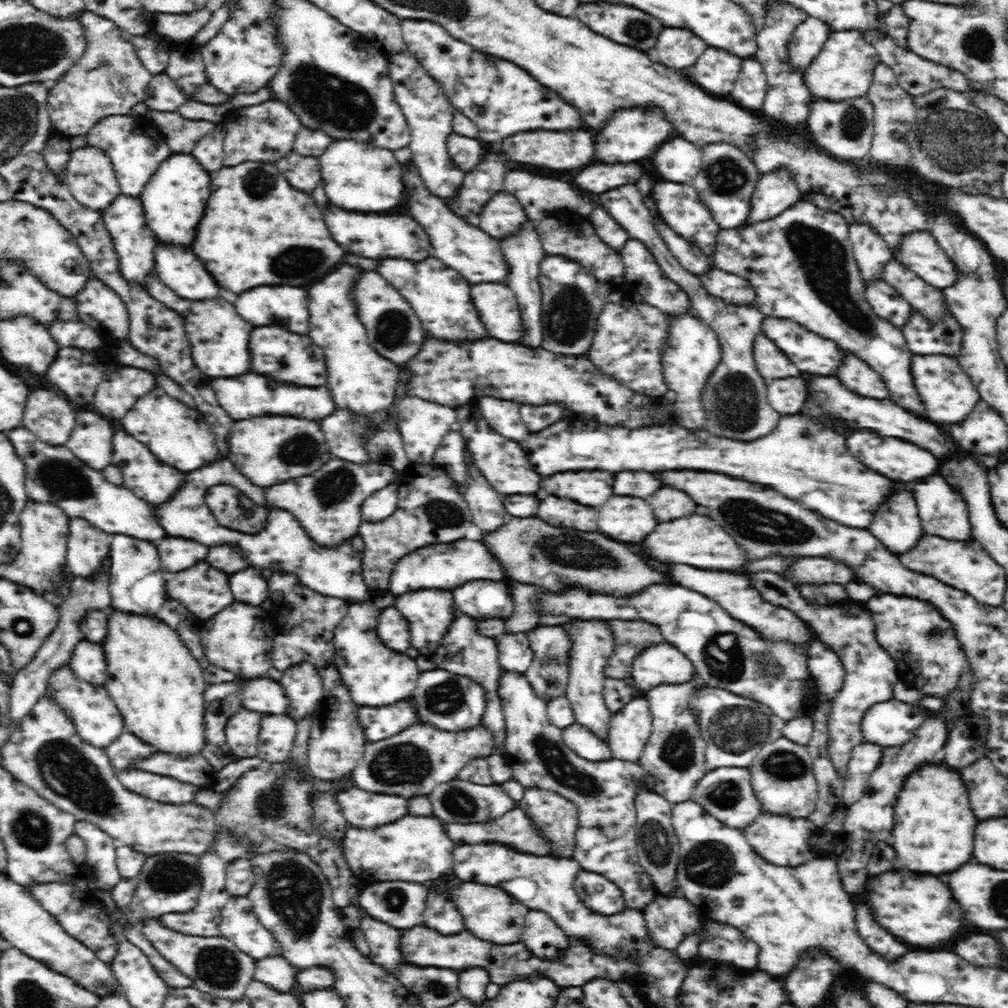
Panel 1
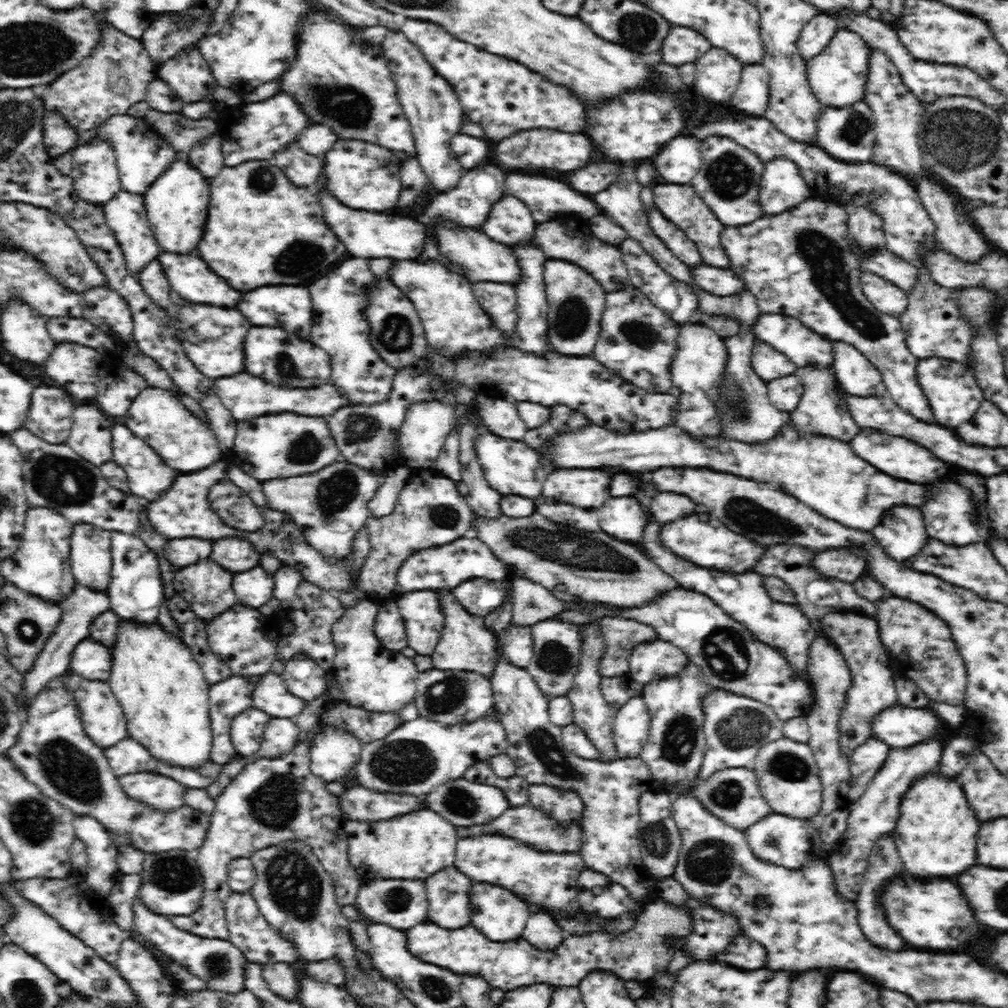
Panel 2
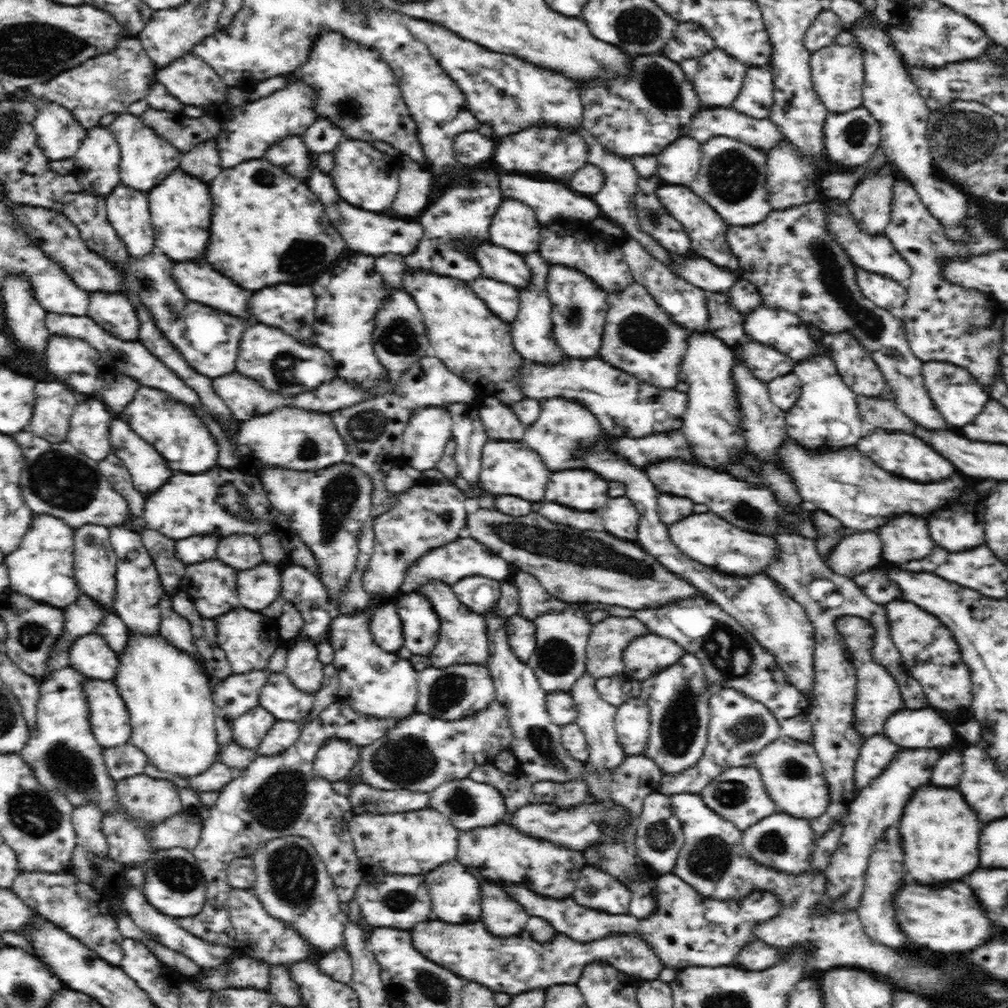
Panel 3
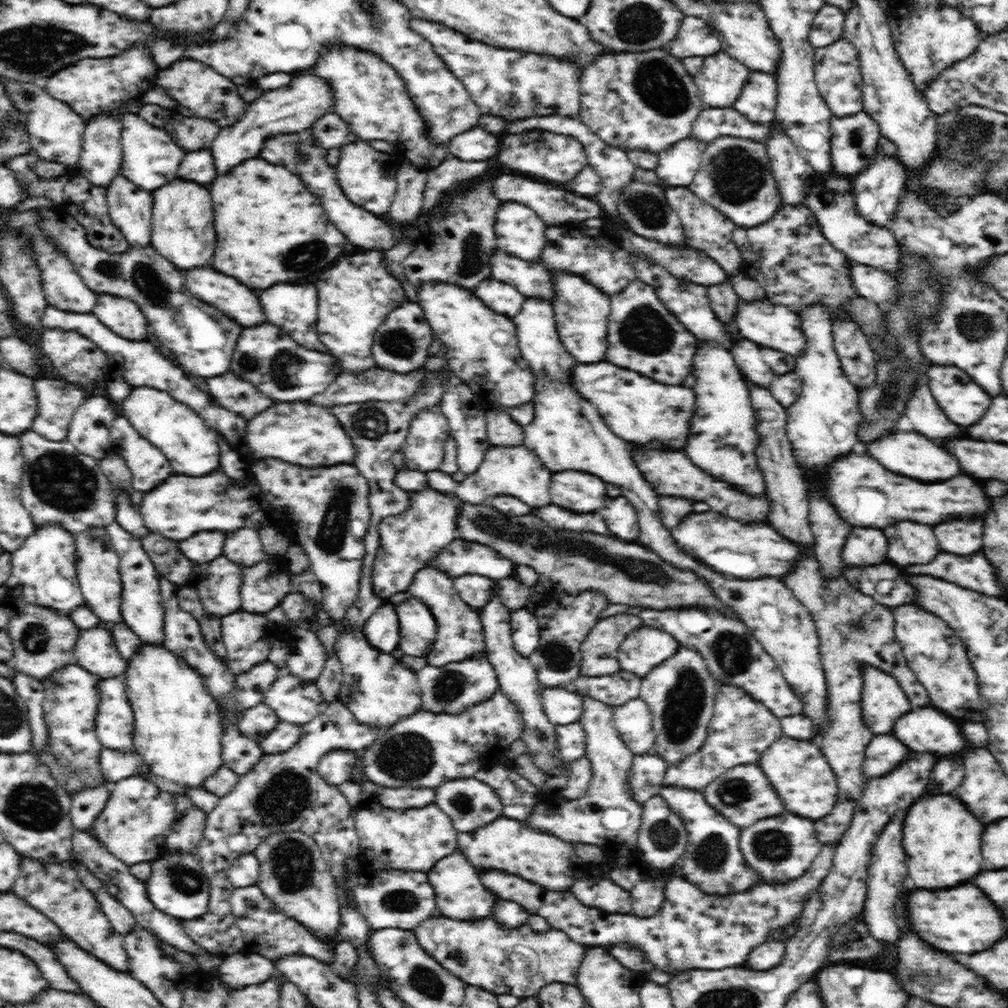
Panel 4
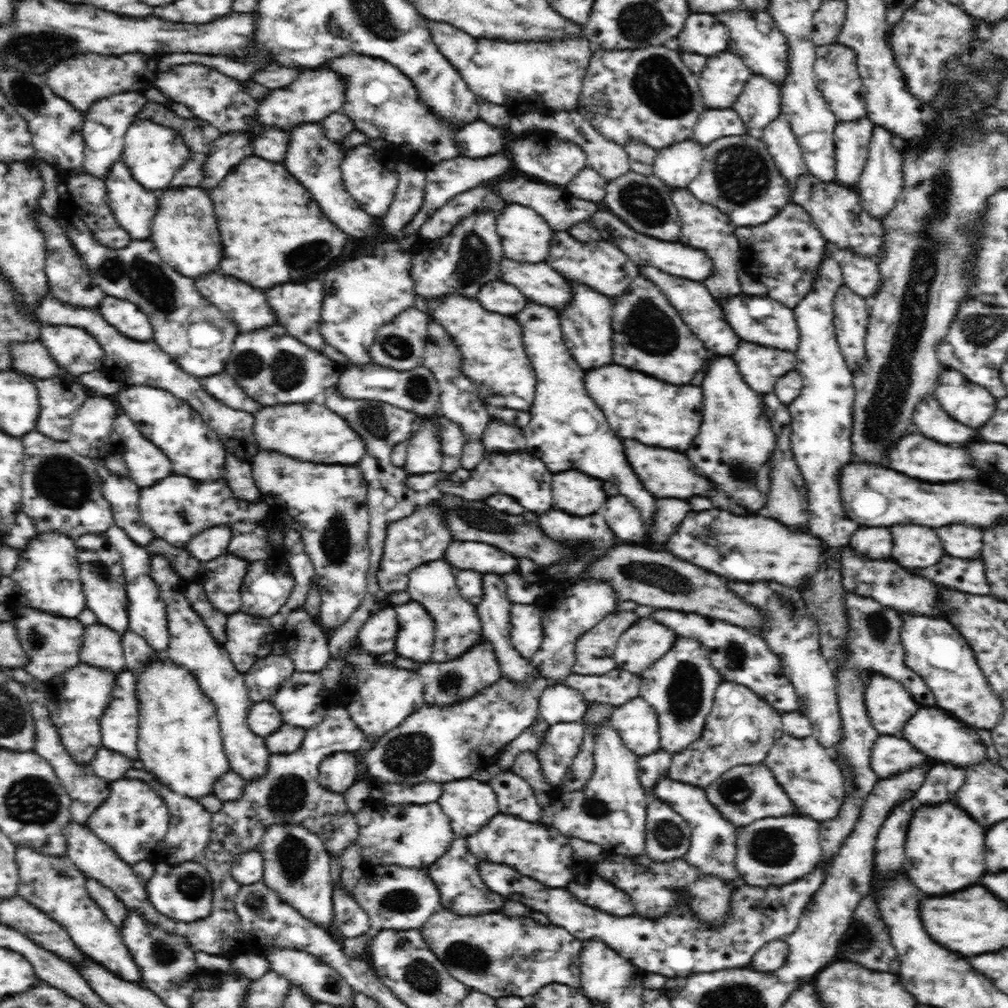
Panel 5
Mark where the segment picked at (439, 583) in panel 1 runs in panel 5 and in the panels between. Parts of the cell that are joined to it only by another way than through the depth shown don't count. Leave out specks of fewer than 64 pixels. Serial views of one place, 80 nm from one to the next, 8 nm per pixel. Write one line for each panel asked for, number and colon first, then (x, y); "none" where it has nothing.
2: (440, 567)
3: (465, 556)
4: (460, 557)
5: (482, 557)

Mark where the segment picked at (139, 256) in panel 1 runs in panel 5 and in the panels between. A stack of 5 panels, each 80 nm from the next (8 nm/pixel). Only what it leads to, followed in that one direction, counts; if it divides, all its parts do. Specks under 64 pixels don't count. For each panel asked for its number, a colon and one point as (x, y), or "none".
2: (125, 214)
3: (127, 210)
4: (130, 209)
5: (134, 207)

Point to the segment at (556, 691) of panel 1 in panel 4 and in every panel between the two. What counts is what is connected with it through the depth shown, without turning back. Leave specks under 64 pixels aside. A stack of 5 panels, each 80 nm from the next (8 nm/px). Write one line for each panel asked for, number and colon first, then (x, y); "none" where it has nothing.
2: (556, 658)
3: (559, 659)
4: (566, 620)

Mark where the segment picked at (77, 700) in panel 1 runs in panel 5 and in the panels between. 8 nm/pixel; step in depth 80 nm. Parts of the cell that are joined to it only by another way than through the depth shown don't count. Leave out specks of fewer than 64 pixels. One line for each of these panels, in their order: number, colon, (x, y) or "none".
2: (104, 722)
3: (109, 719)
4: (114, 722)
5: (119, 725)

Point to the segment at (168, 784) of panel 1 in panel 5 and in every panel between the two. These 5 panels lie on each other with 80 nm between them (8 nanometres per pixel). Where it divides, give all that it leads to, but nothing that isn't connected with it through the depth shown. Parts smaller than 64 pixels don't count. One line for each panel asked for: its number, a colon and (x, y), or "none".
2: (162, 793)
3: (142, 800)
4: (132, 825)
5: (133, 821)

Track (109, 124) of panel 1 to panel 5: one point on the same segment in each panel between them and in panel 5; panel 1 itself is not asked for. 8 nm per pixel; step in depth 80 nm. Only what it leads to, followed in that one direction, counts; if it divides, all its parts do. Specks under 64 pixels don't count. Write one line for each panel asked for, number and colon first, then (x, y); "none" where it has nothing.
2: (142, 155)
3: (146, 159)
4: (151, 159)
5: (153, 153)

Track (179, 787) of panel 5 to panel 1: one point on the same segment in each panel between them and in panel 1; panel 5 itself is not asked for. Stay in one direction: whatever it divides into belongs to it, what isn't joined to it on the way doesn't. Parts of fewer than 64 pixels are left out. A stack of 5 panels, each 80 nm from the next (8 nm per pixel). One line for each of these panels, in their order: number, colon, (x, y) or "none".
1: (157, 685)
2: (161, 688)
3: (169, 698)
4: (177, 731)

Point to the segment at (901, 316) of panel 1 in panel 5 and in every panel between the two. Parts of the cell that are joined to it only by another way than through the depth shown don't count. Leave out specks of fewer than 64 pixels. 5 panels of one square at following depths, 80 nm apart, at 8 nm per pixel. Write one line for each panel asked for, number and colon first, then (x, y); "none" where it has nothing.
2: (886, 297)
3: (885, 293)
4: (878, 286)
5: (861, 275)

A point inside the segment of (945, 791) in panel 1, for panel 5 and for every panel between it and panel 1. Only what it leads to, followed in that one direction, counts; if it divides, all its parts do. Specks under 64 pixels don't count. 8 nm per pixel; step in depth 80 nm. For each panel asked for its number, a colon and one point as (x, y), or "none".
2: (936, 829)
3: (940, 833)
4: (942, 839)
5: (943, 842)

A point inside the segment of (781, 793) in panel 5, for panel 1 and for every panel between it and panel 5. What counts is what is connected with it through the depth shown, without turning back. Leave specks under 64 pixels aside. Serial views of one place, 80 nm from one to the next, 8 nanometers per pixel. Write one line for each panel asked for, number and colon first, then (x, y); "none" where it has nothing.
1: (725, 792)
2: (732, 794)
3: (738, 794)
4: (743, 794)

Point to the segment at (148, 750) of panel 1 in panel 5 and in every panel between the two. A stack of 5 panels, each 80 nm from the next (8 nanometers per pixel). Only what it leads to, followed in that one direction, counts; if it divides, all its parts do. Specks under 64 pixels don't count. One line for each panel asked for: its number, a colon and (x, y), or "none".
2: (127, 757)
3: (123, 761)
4: (115, 765)
5: (107, 764)

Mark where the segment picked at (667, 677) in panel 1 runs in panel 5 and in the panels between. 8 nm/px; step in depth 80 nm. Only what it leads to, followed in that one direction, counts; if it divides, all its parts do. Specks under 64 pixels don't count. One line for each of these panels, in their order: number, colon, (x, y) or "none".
2: (649, 662)
3: (645, 657)
4: (643, 650)
5: (641, 645)

